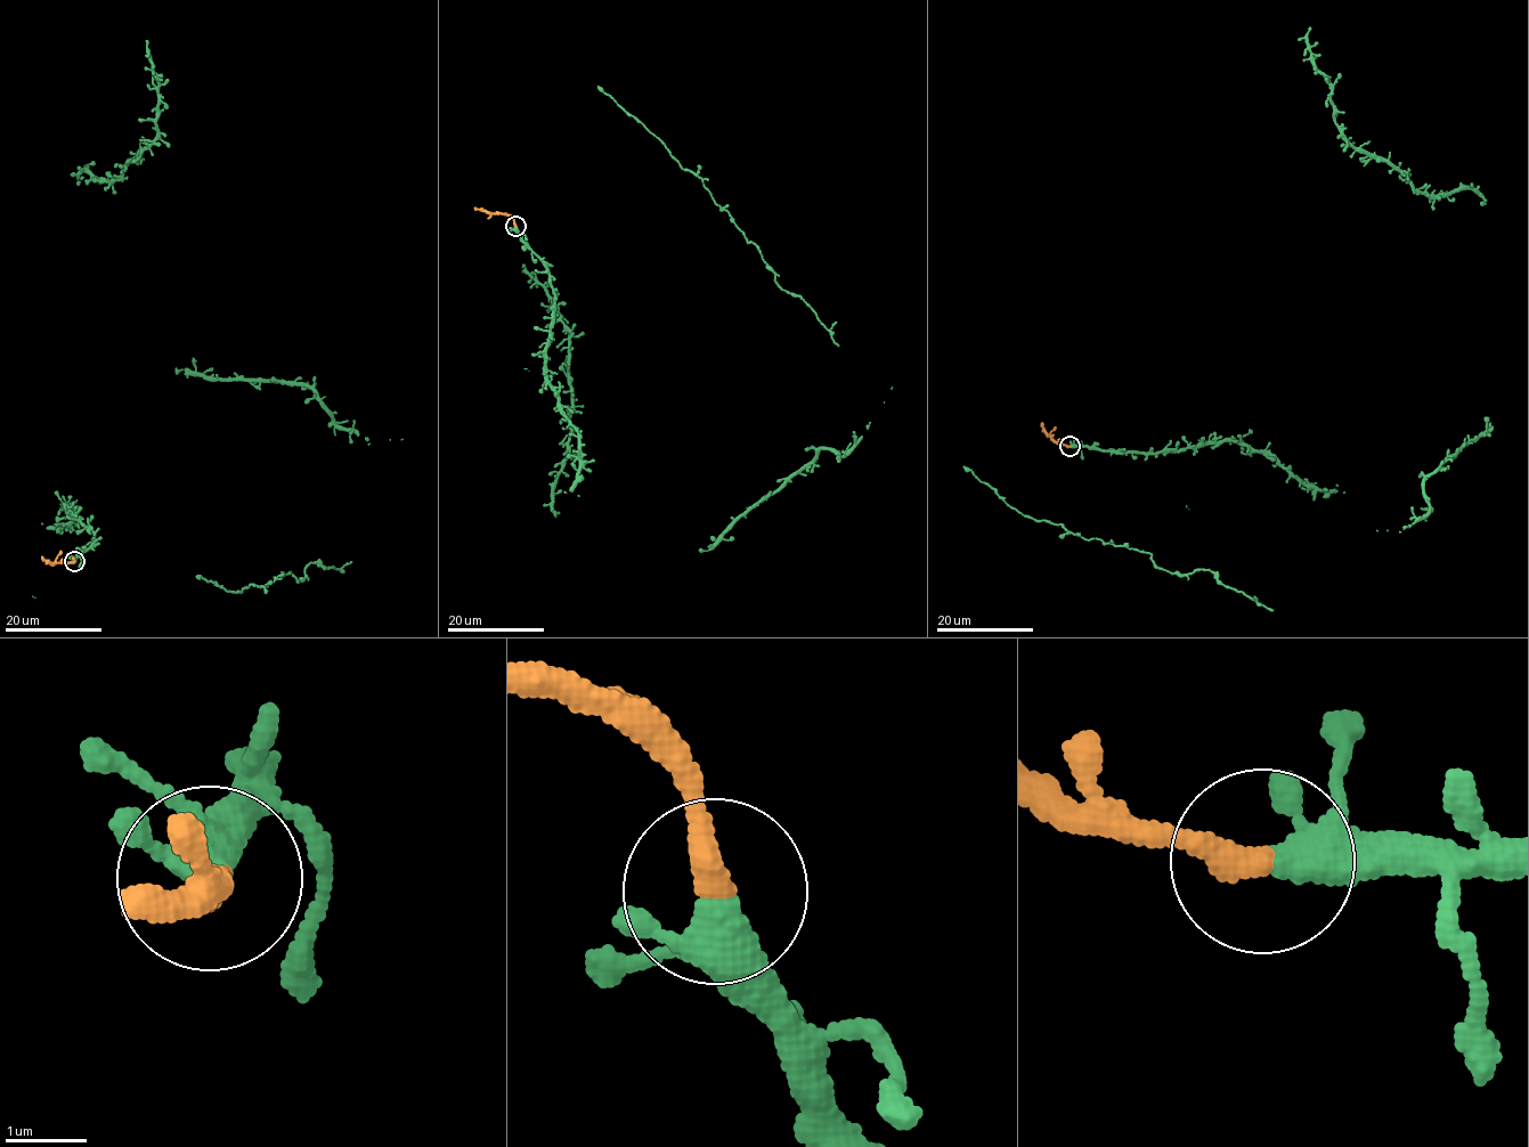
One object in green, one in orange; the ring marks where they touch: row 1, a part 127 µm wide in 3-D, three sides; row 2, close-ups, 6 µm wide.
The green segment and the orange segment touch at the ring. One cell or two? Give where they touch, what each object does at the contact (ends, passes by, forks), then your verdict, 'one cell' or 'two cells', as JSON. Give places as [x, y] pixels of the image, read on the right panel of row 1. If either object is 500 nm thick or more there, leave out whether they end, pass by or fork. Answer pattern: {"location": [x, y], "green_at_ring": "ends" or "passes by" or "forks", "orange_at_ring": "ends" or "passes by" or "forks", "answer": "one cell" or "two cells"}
{"location": [1070, 446], "green_at_ring": "forks", "orange_at_ring": "ends", "answer": "one cell"}

